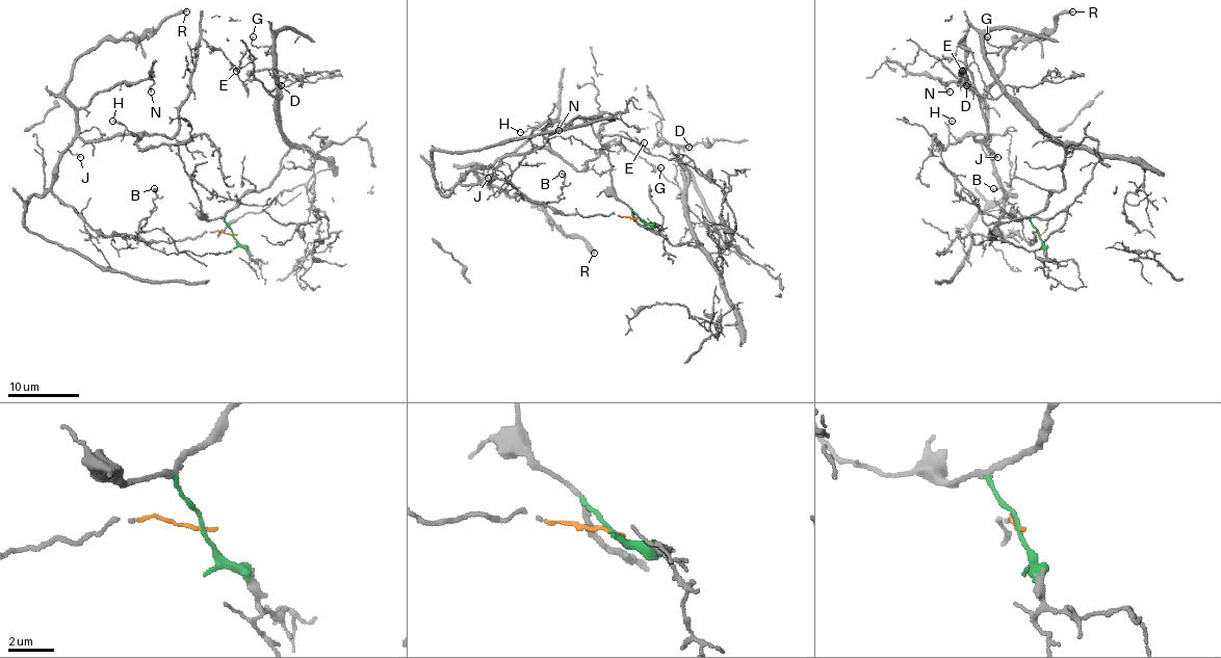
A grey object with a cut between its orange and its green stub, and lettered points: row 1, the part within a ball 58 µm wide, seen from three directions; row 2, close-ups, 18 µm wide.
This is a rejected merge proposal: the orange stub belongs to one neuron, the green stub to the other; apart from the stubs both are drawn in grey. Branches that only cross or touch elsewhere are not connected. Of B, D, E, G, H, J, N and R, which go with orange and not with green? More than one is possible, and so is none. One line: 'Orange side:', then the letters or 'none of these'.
Orange side: B, E, H, J, N, R

